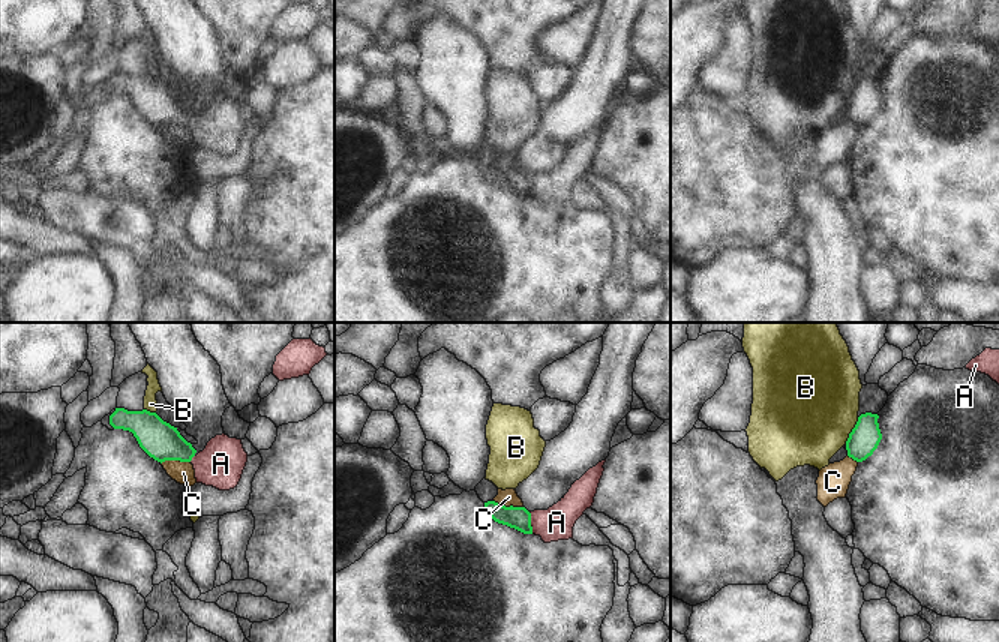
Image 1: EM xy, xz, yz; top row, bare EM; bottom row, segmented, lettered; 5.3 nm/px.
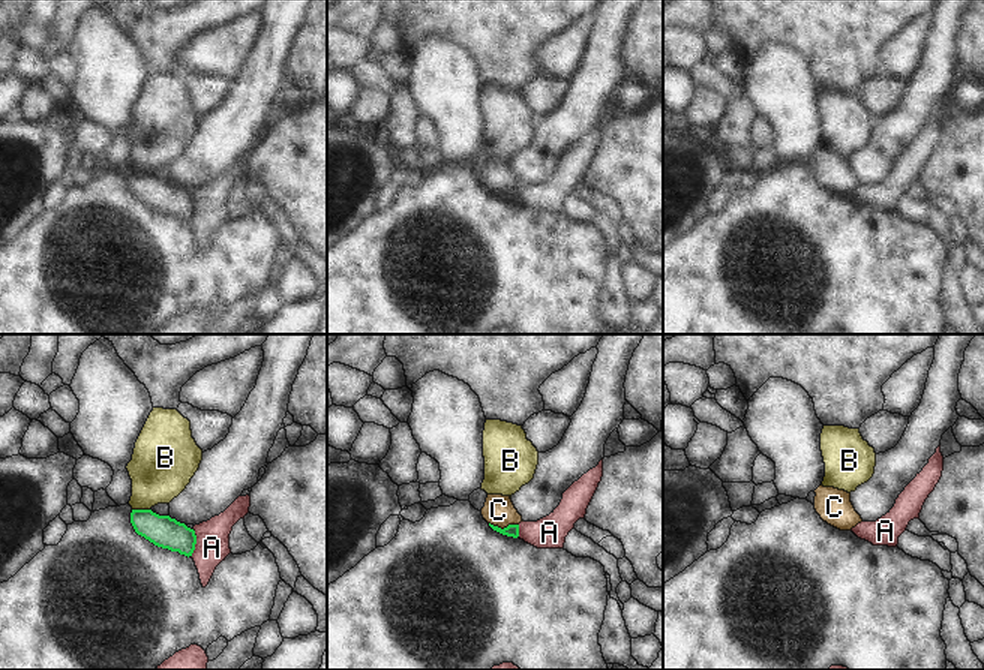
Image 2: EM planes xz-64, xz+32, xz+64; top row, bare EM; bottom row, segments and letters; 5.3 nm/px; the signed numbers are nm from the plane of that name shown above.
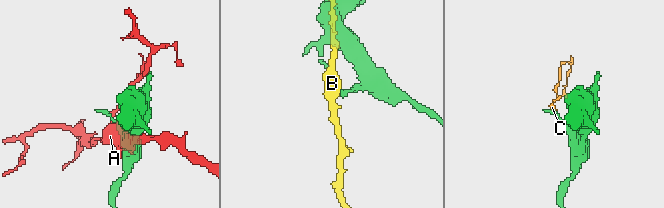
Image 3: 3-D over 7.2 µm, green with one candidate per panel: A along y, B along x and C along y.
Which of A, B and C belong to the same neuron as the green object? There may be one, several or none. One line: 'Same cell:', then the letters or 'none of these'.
Same cell: none of these

